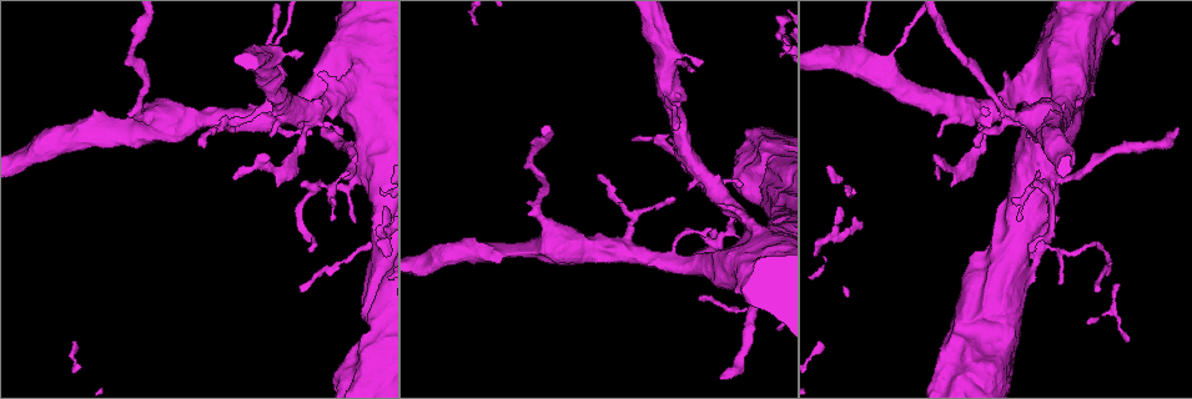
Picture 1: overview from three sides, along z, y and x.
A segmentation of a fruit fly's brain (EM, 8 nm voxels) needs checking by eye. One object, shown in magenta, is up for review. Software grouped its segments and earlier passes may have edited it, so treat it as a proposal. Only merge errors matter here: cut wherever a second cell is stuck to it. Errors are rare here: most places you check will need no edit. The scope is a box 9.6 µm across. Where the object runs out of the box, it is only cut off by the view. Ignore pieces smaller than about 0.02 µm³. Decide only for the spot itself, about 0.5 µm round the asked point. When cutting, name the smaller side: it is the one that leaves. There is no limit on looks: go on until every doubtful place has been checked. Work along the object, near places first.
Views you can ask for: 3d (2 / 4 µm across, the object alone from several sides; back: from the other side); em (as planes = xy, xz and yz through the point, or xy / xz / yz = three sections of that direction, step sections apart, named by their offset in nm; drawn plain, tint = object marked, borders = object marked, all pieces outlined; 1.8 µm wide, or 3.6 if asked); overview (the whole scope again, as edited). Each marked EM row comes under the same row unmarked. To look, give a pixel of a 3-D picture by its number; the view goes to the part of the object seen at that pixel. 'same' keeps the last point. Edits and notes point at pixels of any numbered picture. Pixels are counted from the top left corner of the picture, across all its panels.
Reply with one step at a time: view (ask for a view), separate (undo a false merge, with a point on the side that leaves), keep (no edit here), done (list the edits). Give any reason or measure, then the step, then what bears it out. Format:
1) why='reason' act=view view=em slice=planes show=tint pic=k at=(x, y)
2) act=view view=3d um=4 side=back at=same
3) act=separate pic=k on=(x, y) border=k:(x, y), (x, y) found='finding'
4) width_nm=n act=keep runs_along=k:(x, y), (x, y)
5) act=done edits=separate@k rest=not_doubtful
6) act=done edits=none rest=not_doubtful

why='abrupt turn' act=view view=3d um=4 pic=1 at=(139, 115)

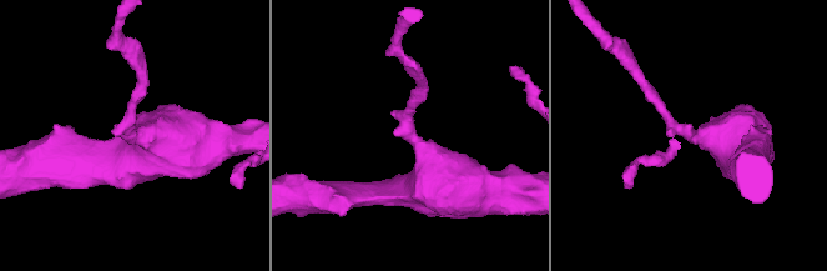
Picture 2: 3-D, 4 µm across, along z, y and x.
arm_widths_nm=170,750 why='shape alone is not enough' act=view view=em slice=yz step=4 show=tint pic=2 at=(132, 133)

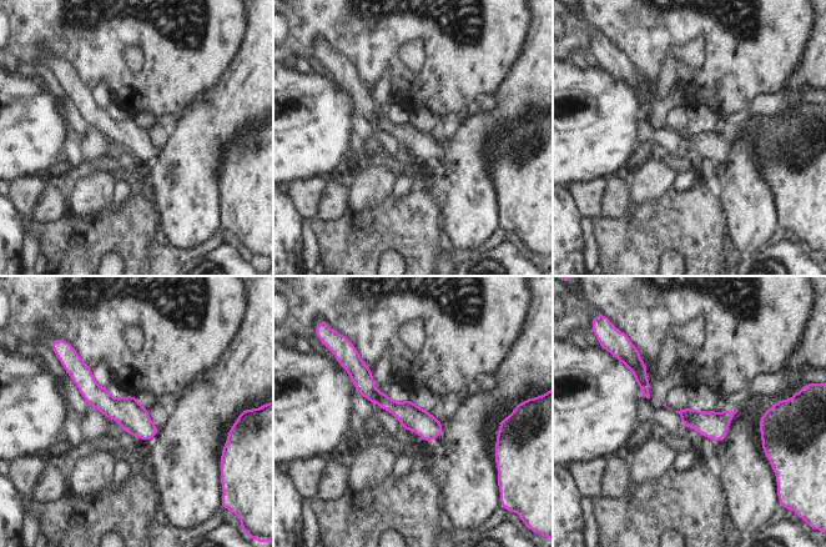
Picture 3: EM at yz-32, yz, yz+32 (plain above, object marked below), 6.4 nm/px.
width_nm=160 act=keep runs_along=3:(356, 369), (379, 399), (437, 432) found='one cell here'

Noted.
act=view view=em slice=planes show=tint pic=1 at=(631, 214)

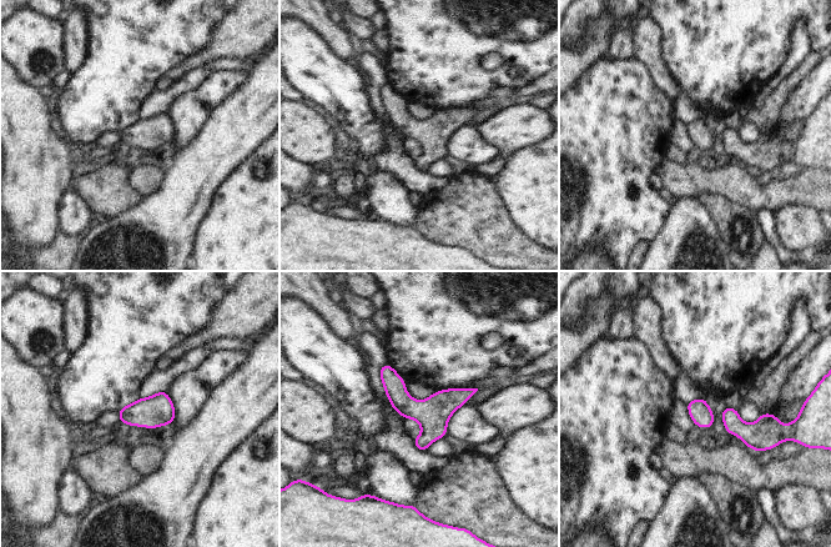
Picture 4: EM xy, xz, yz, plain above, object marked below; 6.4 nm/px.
width_nm=140 act=keep runs_along=4:(386, 367), (426, 421), (423, 447) found='one cell here'

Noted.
why='three-way junction' act=view view=em slice=planes show=tint pic=1 at=(315, 107)

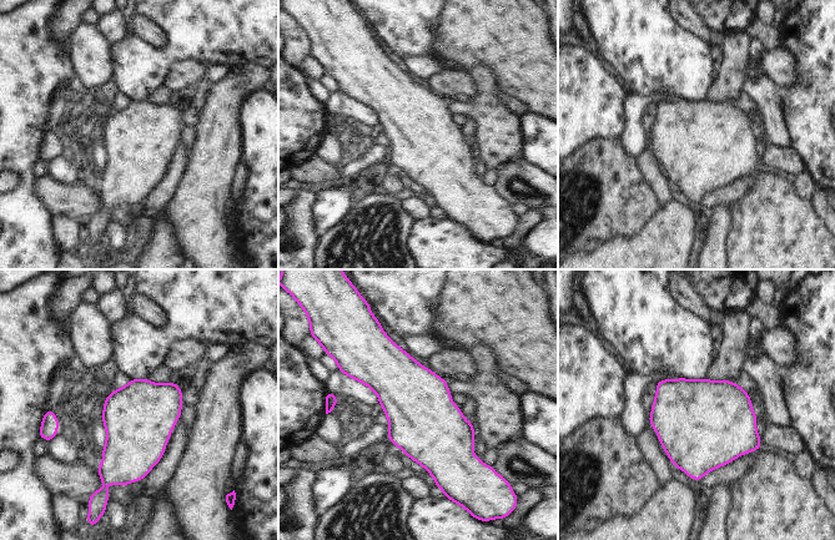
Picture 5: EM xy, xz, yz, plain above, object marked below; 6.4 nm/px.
width_nm=460 act=keep found='all the same cell'

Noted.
act=done edits=none rest=not_doubtful

